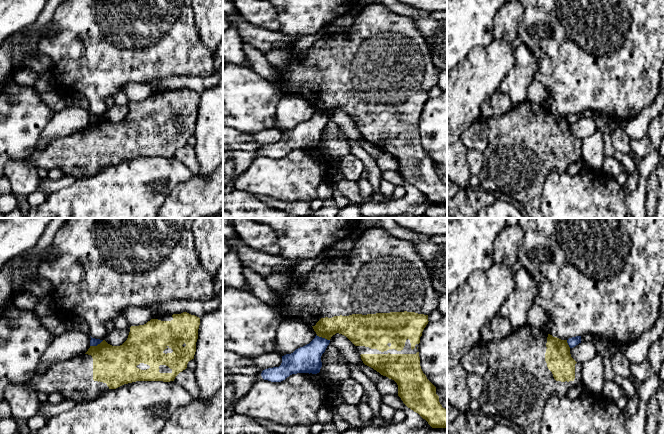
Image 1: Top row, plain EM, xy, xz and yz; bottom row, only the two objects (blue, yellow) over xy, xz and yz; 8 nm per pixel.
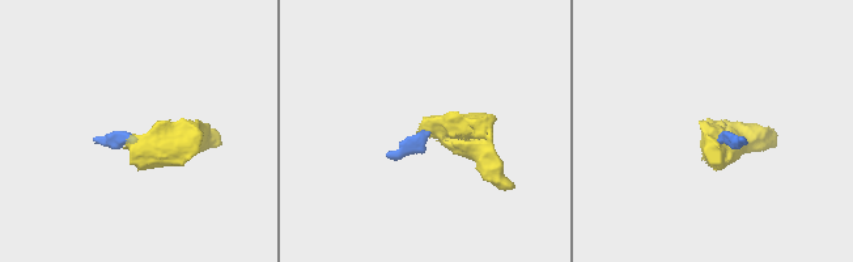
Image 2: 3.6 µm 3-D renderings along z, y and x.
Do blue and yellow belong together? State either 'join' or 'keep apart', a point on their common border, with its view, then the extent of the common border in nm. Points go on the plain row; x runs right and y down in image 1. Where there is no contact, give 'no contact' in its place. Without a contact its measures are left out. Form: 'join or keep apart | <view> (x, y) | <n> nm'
keep apart | xy (96, 121) | 120 nm

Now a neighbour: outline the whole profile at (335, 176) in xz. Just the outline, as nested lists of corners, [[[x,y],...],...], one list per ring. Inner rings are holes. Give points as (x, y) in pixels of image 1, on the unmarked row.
[[[338,160],[329,161],[327,176],[328,176],[328,180],[336,187],[344,179],[344,176],[340,167],[340,163]]]

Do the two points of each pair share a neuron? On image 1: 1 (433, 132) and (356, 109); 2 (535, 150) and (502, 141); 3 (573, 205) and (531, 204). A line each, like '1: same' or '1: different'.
1: different
2: same
3: different

